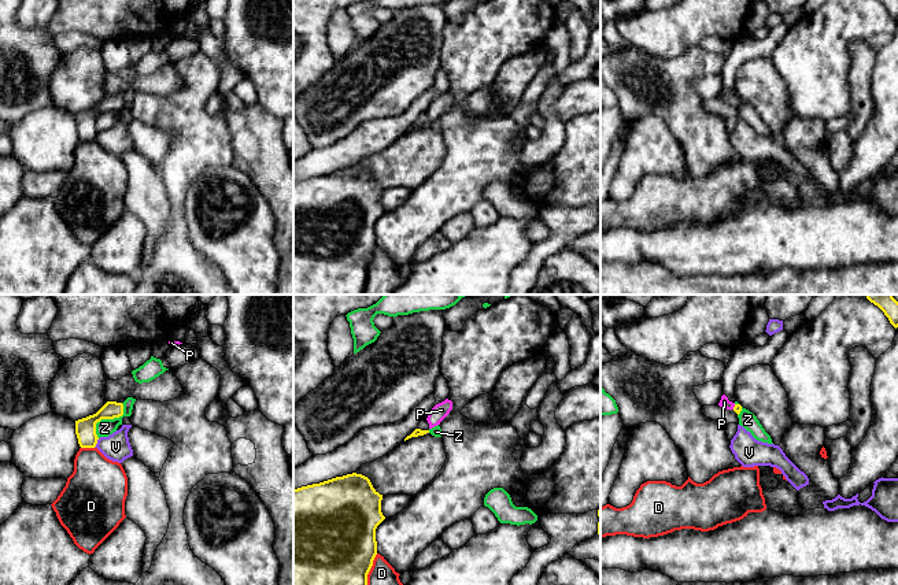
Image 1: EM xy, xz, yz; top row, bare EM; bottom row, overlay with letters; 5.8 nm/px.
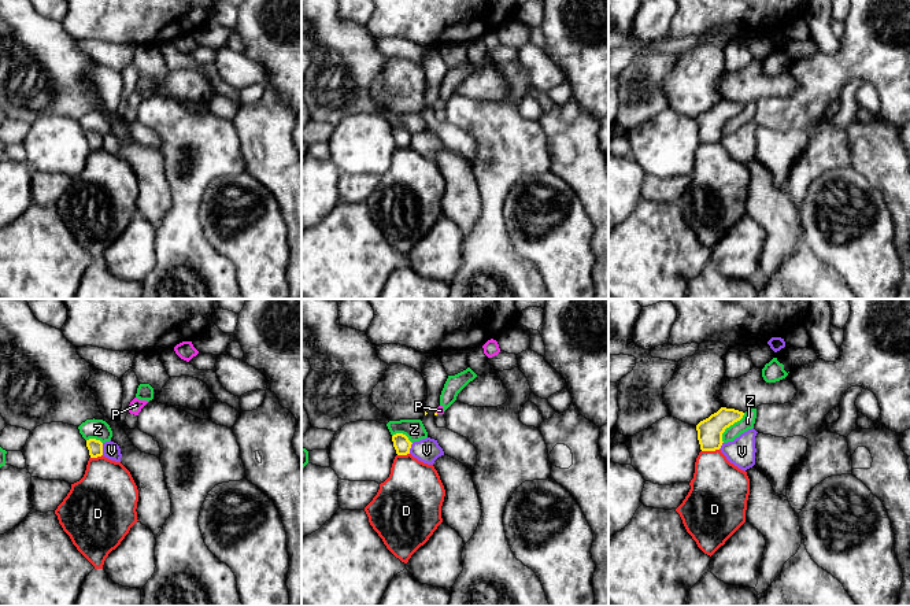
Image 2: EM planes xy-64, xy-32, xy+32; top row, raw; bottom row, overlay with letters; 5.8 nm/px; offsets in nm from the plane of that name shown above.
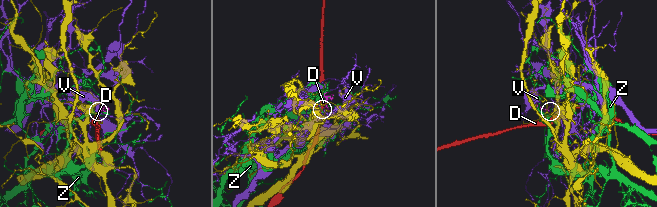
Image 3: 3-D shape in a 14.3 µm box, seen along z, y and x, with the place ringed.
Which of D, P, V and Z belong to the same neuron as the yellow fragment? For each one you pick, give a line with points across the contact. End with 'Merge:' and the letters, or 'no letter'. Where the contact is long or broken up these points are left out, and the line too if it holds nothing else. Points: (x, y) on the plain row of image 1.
P: across yz (738, 100), (734, 100), (724, 95)
Merge: P

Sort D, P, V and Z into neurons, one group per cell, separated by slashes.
D / P / V / Z

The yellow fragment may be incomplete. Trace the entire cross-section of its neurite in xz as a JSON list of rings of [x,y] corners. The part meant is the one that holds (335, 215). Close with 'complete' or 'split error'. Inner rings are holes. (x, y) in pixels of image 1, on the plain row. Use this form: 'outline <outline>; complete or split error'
outline [[[356,166],[293,182],[293,295],[363,295],[367,267],[377,248],[376,222],[385,212],[381,193],[383,188],[373,181],[370,173]]]; complete

